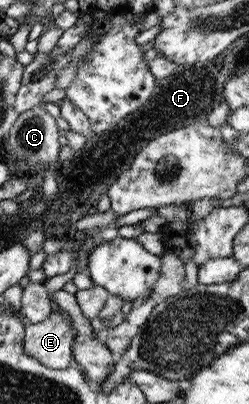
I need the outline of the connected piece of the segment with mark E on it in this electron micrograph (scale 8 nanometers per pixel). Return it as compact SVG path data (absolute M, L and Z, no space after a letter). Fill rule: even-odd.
M60 307L42 322L23 328L23 350L29 351L40 364L54 372L69 366L72 360L70 315Z

